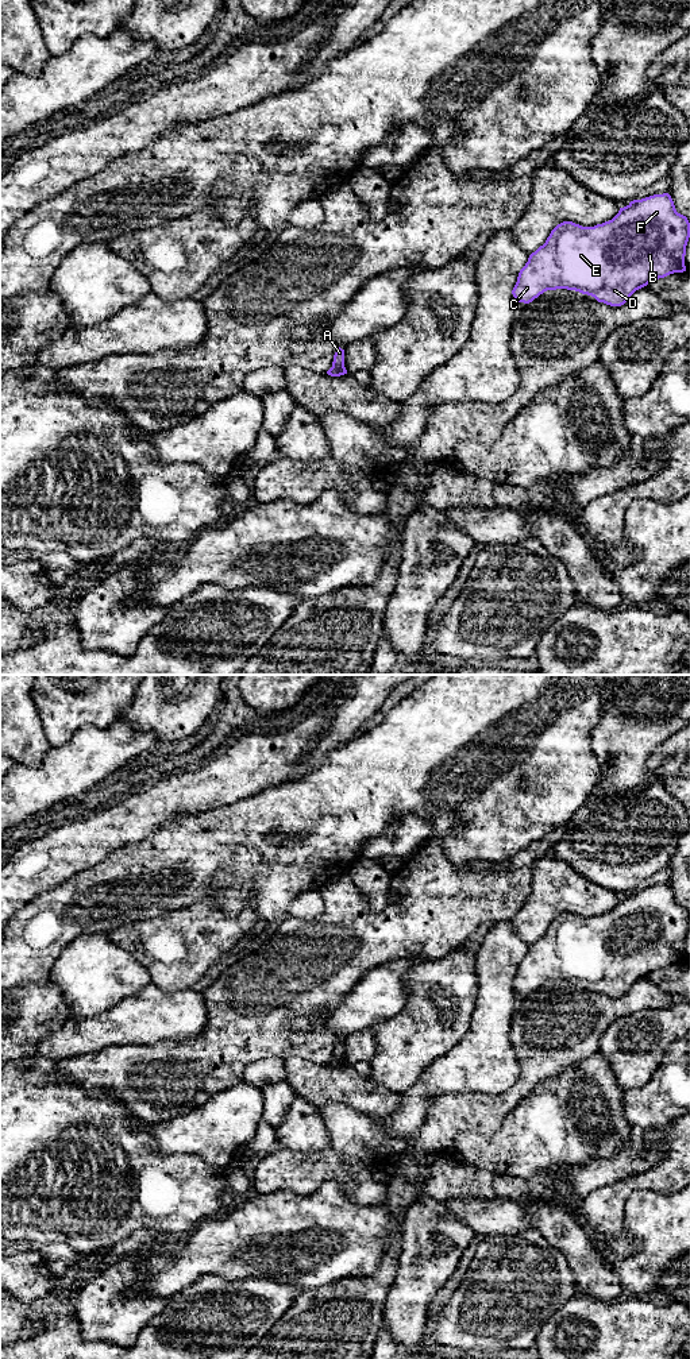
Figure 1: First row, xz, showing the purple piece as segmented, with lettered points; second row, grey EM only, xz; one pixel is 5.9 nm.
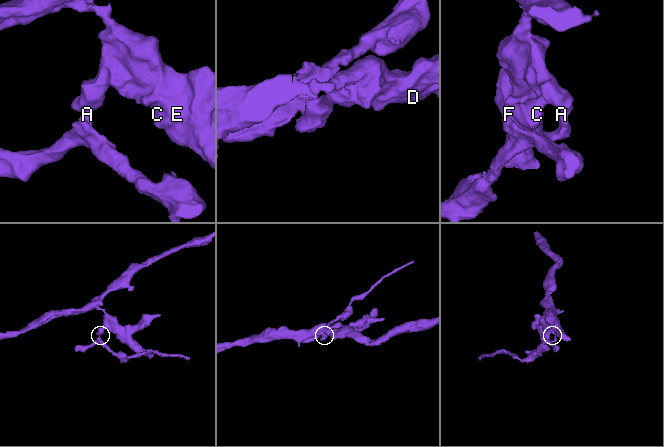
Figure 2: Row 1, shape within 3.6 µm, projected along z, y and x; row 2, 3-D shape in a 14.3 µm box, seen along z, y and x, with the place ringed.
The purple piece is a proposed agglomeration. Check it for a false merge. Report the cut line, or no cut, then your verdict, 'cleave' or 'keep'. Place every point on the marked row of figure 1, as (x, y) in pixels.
cut in xz along (332, 365), (343, 366); cleave

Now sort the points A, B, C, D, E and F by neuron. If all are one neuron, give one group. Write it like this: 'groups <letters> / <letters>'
groups A / B C D E F

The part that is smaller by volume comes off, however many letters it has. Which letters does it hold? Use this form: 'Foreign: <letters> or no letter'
Foreign: A

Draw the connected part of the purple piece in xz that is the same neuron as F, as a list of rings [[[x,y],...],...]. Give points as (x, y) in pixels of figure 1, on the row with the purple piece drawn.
[[[668,193],[633,200],[620,208],[612,220],[594,227],[563,221],[551,231],[546,243],[529,255],[528,262],[519,273],[512,294],[514,301],[529,304],[547,290],[567,289],[591,296],[598,302],[610,306],[621,306],[636,290],[647,286],[651,281],[686,271],[685,255],[689,238],[690,223],[686,216],[676,212]]]

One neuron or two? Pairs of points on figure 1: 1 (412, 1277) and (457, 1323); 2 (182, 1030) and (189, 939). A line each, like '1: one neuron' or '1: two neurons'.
1: two neurons
2: two neurons

